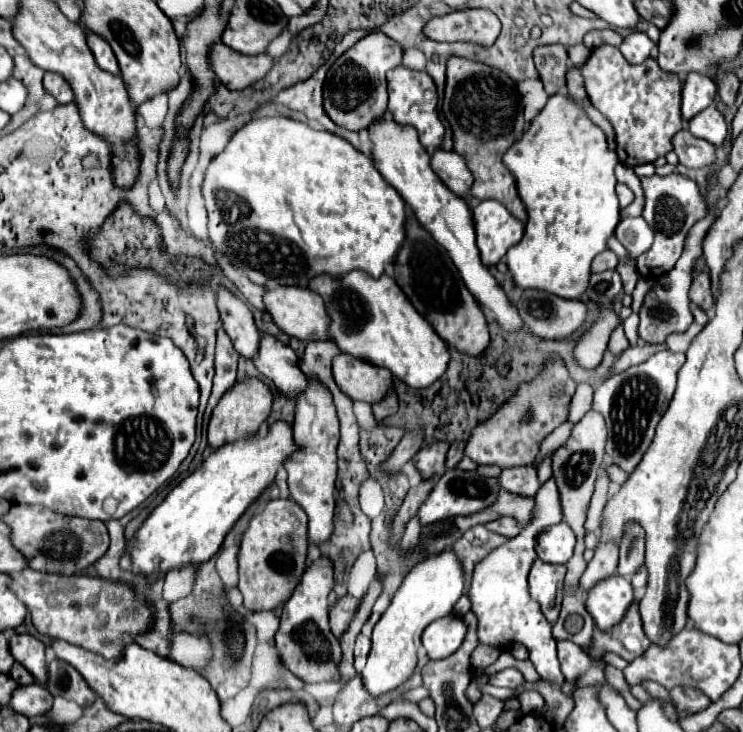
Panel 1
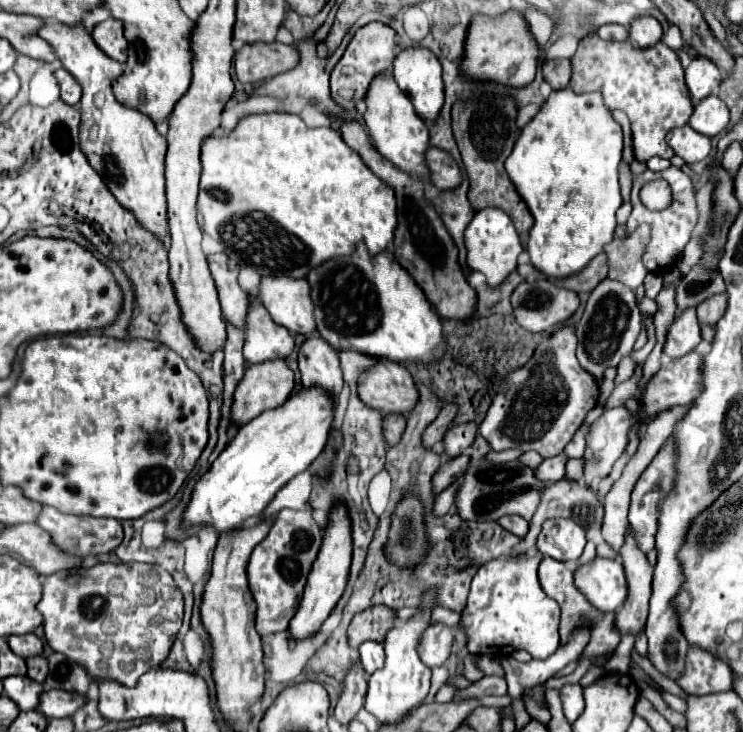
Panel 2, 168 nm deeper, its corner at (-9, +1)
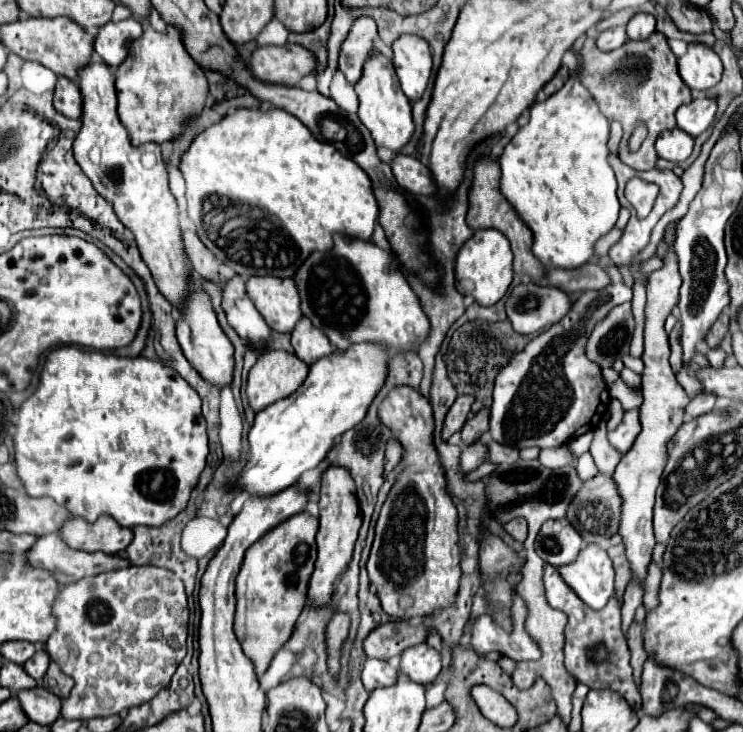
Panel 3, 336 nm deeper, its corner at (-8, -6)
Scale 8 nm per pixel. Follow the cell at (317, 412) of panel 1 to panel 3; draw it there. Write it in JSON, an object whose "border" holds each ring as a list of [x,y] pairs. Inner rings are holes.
{"border":[[[303,317],[297,323],[297,329],[291,333],[291,345],[295,355],[307,365],[313,365],[321,357],[329,357],[333,353],[329,339],[307,317]]]}

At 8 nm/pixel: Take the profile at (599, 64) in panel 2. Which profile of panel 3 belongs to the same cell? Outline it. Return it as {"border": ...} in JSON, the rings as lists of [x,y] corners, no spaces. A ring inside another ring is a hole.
{"border":[[[653,33],[647,41],[631,41],[627,39],[625,45],[613,51],[599,51],[595,41],[587,37],[581,45],[583,55],[583,73],[581,83],[587,85],[587,89],[593,93],[595,101],[599,103],[601,113],[605,113],[607,119],[619,121],[623,125],[623,139],[619,145],[619,159],[639,171],[647,171],[655,167],[657,151],[655,151],[655,139],[665,129],[675,129],[675,111],[681,105],[687,105],[691,101],[689,87],[681,81],[679,69],[677,69],[677,57],[667,45],[667,39],[663,33]],[[637,123],[645,123],[647,137],[641,143],[637,151],[629,149],[629,139],[637,127]]]}

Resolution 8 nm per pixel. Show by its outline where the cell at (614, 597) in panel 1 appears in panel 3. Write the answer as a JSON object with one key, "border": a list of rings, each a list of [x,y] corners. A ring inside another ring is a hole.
{"border":[[[599,545],[585,547],[577,561],[559,569],[563,581],[591,609],[603,609],[615,593],[615,571],[607,551]]]}

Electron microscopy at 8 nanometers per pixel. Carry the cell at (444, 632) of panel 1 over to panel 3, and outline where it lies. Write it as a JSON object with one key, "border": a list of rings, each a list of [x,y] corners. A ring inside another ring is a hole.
{"border":[[[427,643],[409,647],[401,653],[399,671],[421,685],[429,685],[441,671],[441,653]]]}

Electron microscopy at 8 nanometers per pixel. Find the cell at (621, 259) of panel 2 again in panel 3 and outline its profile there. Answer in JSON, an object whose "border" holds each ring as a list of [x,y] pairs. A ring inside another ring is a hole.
{"border":[[[605,265],[605,271],[611,279],[607,287],[583,293],[573,303],[569,315],[537,335],[499,371],[489,421],[489,435],[493,441],[513,449],[561,447],[571,439],[593,431],[603,419],[611,397],[601,377],[601,369],[585,357],[585,341],[589,329],[593,329],[613,305],[633,299],[633,289],[625,285],[619,267]]]}

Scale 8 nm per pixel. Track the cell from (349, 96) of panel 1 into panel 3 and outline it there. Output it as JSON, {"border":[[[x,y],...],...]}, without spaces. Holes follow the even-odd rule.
{"border":[[[361,17],[353,23],[349,37],[341,45],[341,73],[355,85],[361,79],[363,65],[373,55],[373,41],[377,37],[377,25],[371,17]]]}

